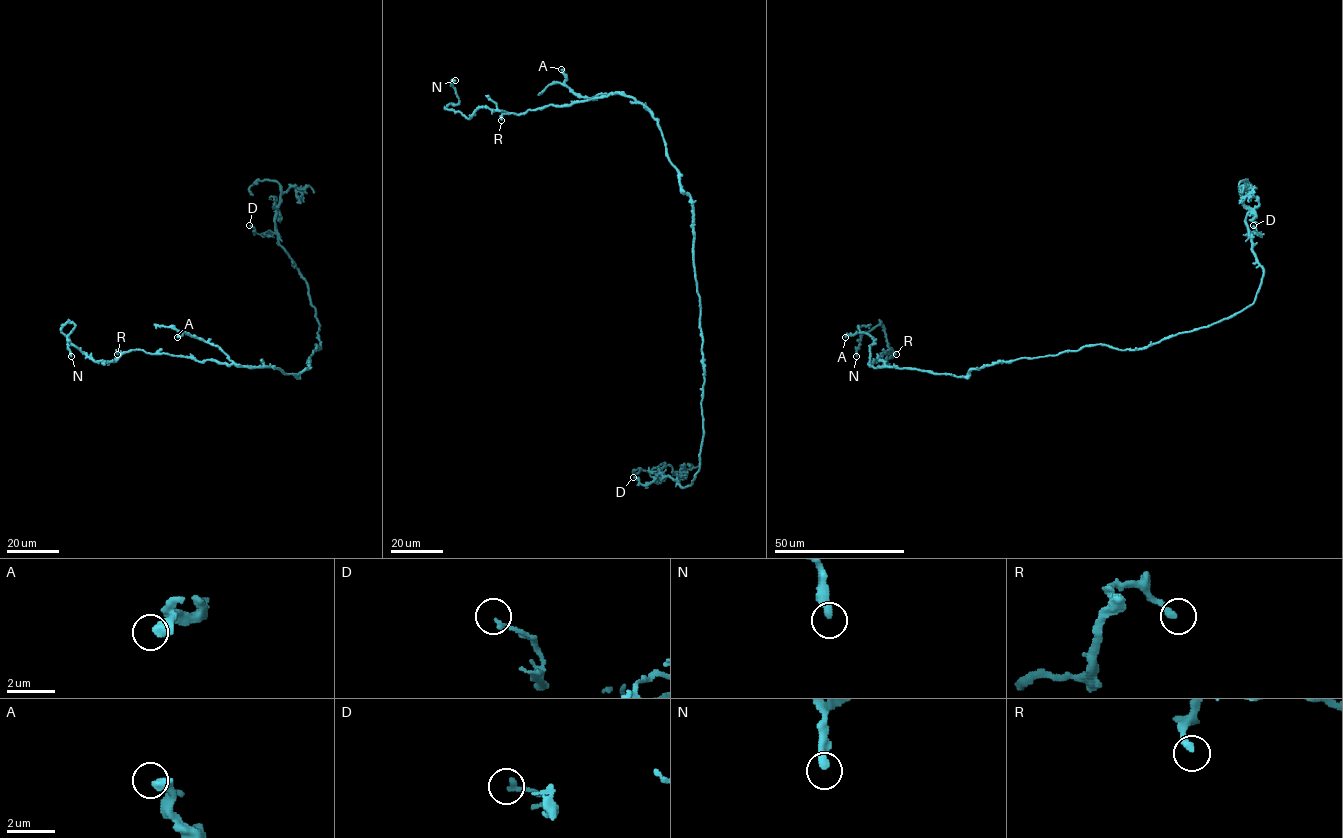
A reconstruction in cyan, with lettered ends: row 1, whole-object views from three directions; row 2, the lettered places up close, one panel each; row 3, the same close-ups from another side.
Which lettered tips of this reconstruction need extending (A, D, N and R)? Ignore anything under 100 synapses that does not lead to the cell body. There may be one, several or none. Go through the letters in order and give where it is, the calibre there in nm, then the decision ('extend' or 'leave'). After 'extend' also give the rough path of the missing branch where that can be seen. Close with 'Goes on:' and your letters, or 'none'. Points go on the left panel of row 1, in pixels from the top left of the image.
A: (177, 337) | 440 nm | leave
D: (249, 225) | 180 nm | leave
N: (71, 356) | 360 nm | leave
R: (117, 354) | 280 nm | leave
Goes on: none

